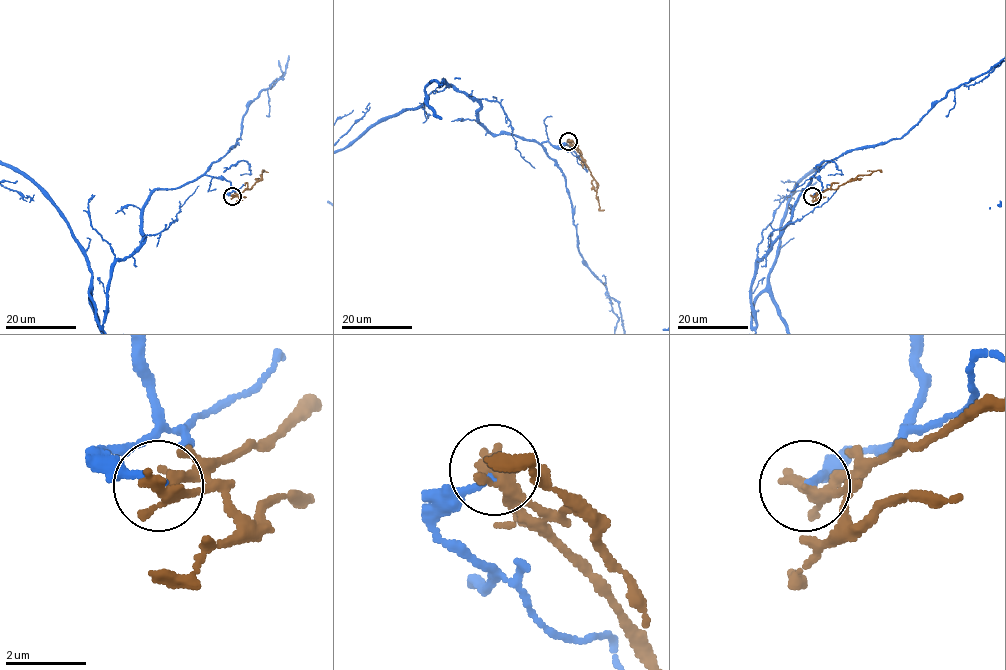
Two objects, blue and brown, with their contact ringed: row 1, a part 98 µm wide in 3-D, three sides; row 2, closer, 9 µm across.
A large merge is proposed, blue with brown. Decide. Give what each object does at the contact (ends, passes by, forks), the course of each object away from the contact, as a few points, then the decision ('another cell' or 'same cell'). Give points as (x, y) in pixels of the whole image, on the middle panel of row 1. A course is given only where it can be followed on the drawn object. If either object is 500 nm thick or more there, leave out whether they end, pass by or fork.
blue ends | brown passes by | blue via (568, 141), (567, 151), (493, 134), (476, 99), (433, 81), (419, 107), (341, 149) | brown via (568, 141), (589, 169), (595, 181), (600, 209), (604, 209) | another cell

